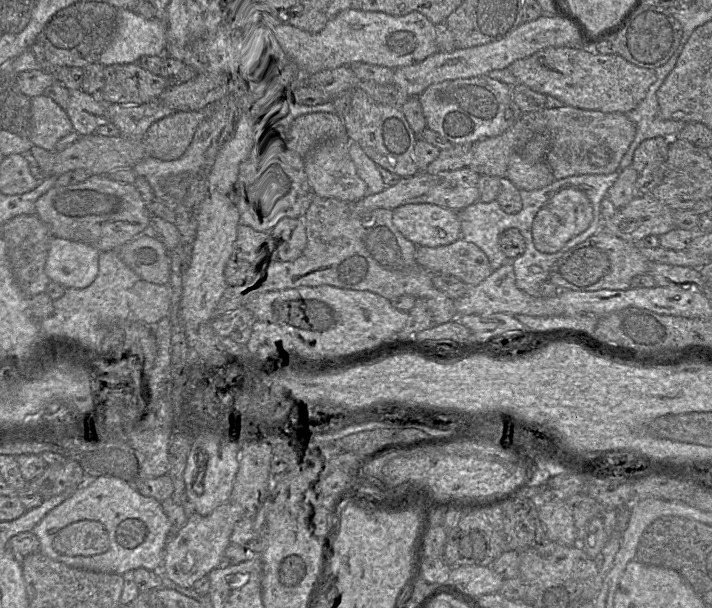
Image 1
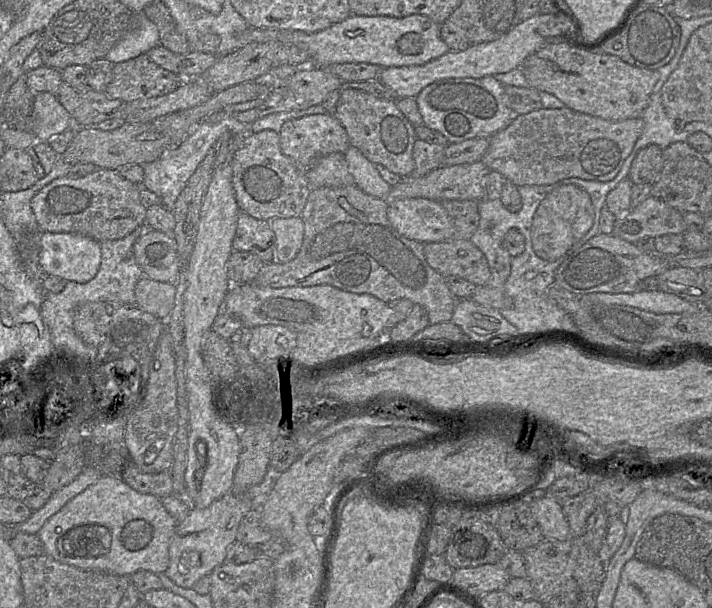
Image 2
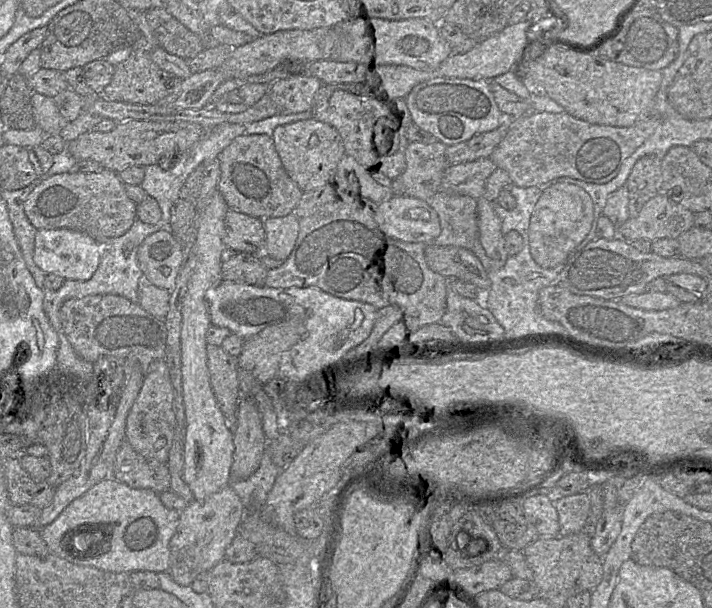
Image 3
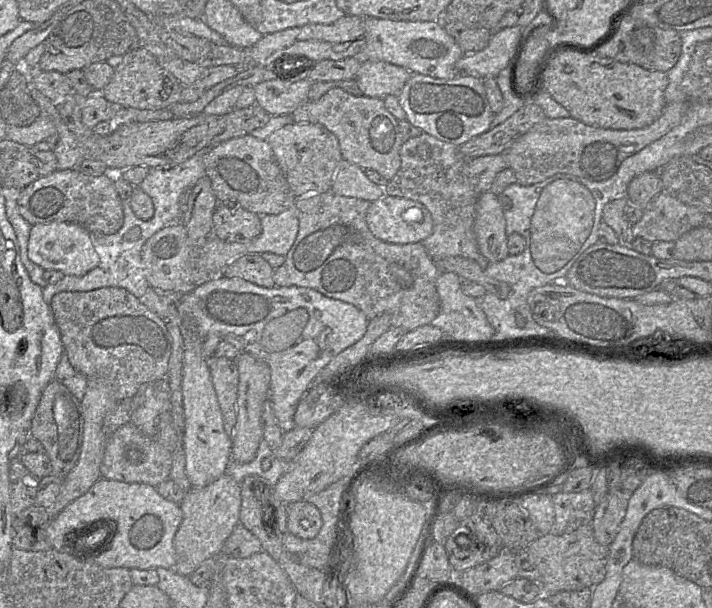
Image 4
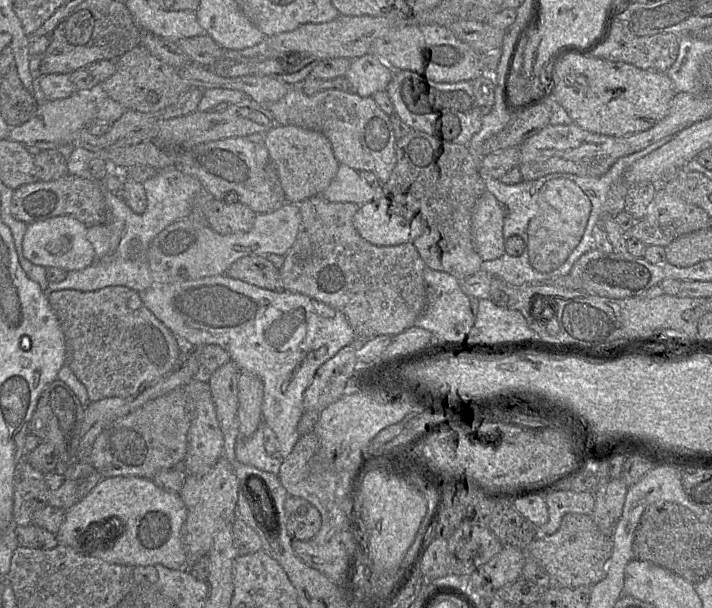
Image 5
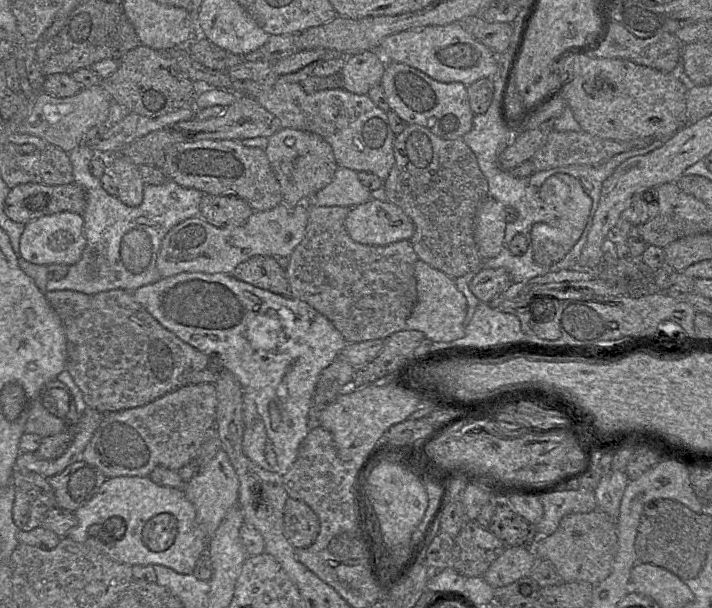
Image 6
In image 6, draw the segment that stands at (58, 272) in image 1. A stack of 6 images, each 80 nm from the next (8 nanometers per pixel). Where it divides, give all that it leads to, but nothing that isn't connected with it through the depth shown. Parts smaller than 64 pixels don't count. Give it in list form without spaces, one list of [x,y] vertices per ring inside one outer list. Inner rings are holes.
[[[65,211],[46,215],[25,224],[20,239],[20,252],[25,260],[33,264],[70,266],[80,260],[86,245],[83,215]]]

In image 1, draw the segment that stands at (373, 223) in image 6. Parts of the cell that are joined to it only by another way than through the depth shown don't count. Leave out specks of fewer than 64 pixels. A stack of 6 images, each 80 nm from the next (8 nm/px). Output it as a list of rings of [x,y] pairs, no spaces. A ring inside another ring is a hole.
[[[430,203],[405,204],[393,210],[392,221],[416,246],[437,247],[461,238],[458,212]]]

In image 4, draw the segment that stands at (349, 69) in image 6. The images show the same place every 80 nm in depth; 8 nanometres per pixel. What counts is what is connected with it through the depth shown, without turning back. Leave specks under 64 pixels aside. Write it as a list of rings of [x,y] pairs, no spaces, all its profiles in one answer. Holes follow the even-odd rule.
[[[362,60],[355,80],[362,95],[384,99],[398,94],[412,75],[412,72],[387,62]]]

